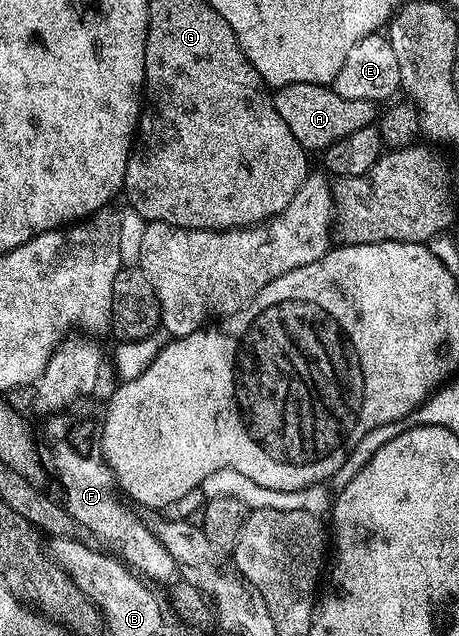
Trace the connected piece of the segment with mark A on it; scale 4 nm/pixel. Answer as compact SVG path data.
M288 84L272 93L273 108L287 124L287 130L295 136L306 150L324 150L335 142L355 134L355 130L368 128L378 119L379 108L371 100L352 100L343 98L324 84Z

